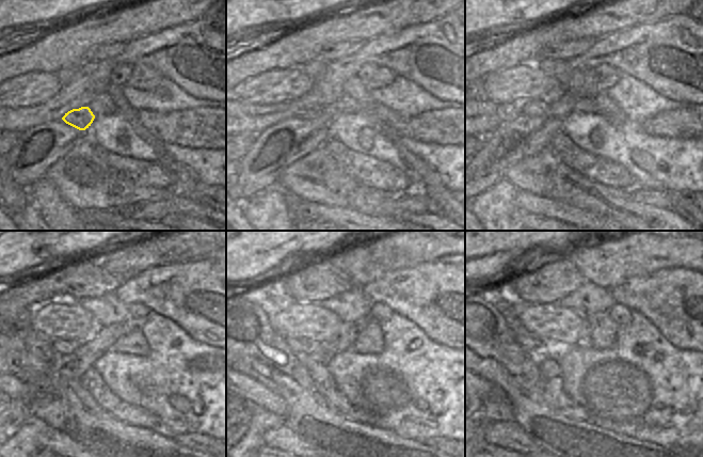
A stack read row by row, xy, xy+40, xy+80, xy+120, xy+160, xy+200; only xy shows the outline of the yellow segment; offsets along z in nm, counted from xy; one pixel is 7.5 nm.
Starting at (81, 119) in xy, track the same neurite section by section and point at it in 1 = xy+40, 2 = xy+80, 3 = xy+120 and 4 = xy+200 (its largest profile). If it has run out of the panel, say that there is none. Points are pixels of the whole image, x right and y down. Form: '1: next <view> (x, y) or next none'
1: next xy+40 (312, 113)
2: next xy+80 (539, 107)
3: next xy+120 (61, 346)
4: next xy+200 (529, 341)

